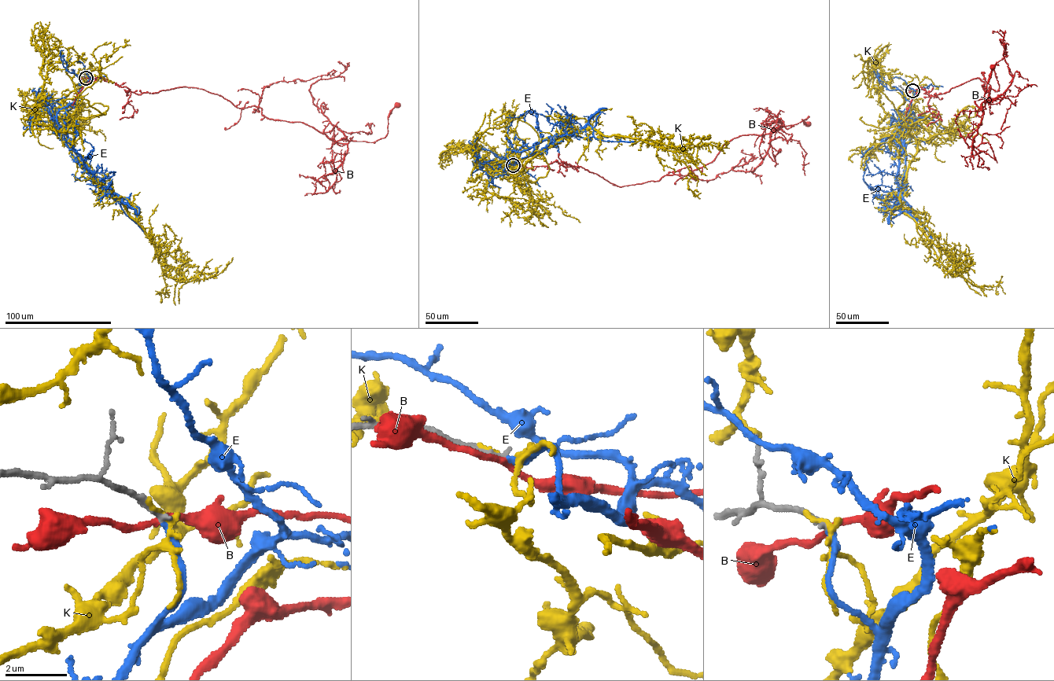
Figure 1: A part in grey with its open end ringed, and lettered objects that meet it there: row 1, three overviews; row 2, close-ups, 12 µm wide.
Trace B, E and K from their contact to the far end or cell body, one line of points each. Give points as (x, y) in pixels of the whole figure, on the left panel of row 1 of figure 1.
B: (86, 78), (138, 94), (201, 89), (341, 143), (384, 138), (396, 104)
E: (86, 78), (76, 98), (60, 109), (53, 124), (79, 166), (108, 188), (125, 214), (148, 237)
K: (86, 78), (75, 85), (79, 116), (66, 143), (139, 224), (164, 272), (208, 278), (233, 258)

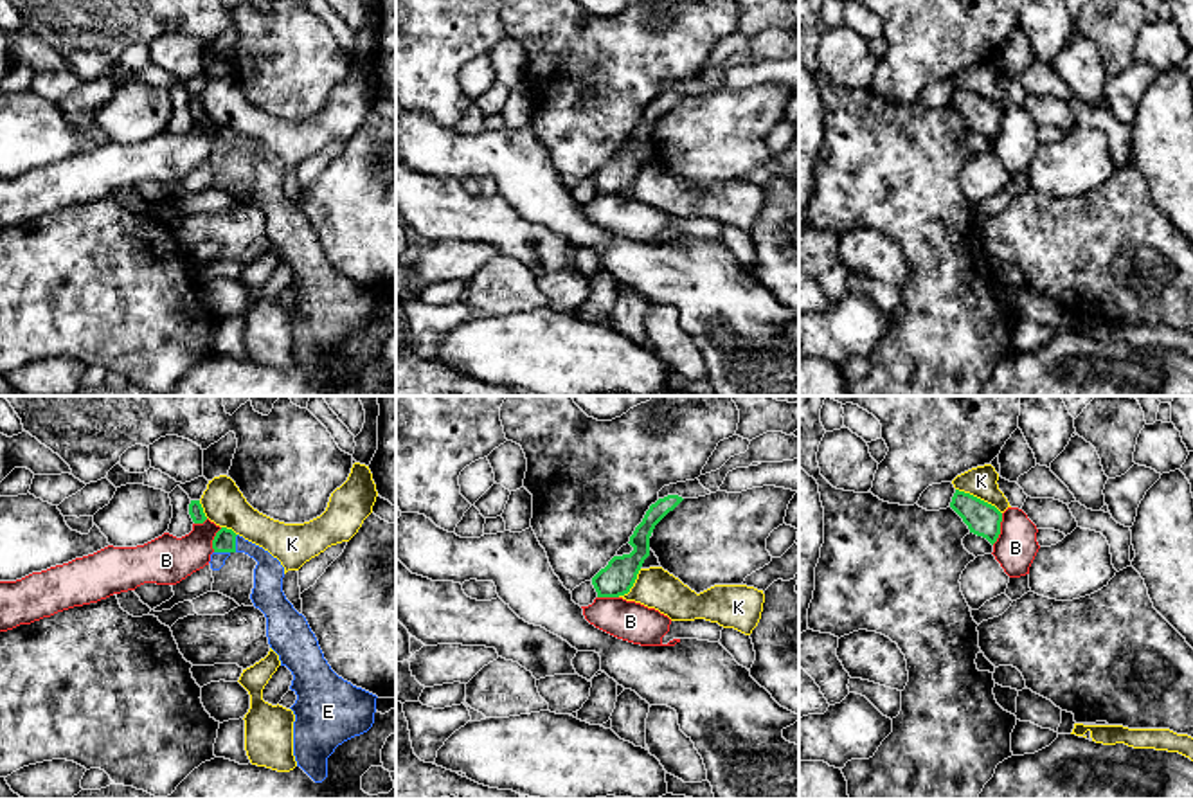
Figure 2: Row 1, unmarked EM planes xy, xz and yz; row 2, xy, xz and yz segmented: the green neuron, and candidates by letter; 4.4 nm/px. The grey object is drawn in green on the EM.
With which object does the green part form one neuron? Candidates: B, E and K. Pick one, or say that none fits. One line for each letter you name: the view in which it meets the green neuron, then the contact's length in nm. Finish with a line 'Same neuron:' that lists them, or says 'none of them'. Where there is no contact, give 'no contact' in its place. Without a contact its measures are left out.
E: contact in xy; length 80 nm
Same neuron: E

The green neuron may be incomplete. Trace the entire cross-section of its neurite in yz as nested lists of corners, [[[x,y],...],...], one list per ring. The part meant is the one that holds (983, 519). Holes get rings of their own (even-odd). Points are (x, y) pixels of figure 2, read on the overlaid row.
[[[955,489],[950,507],[963,518],[970,533],[986,538],[991,545],[997,542],[1002,513],[995,506]]]

